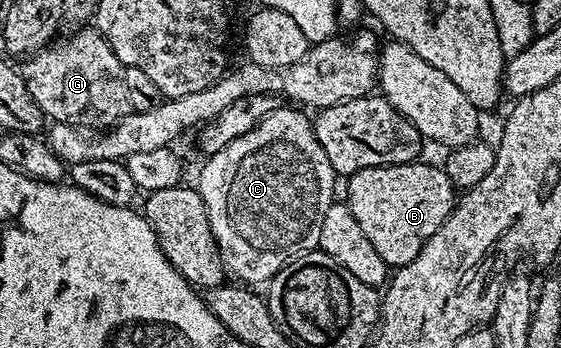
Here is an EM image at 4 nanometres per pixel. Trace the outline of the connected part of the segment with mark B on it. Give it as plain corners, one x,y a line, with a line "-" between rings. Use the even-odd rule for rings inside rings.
423,161
391,167
361,167
349,176
344,202
356,224
390,269
408,265
420,249
444,225
456,202
456,188
441,166
429,167

